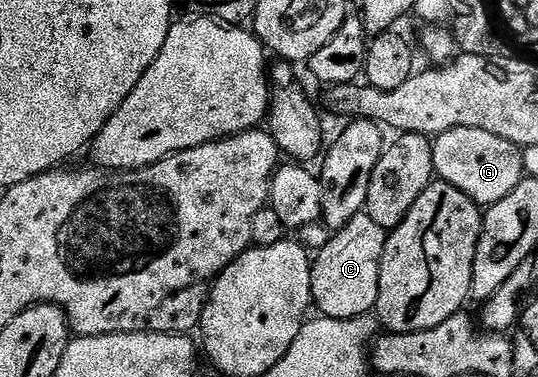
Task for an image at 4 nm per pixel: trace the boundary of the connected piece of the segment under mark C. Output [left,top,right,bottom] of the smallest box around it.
[312,212,387,318]

